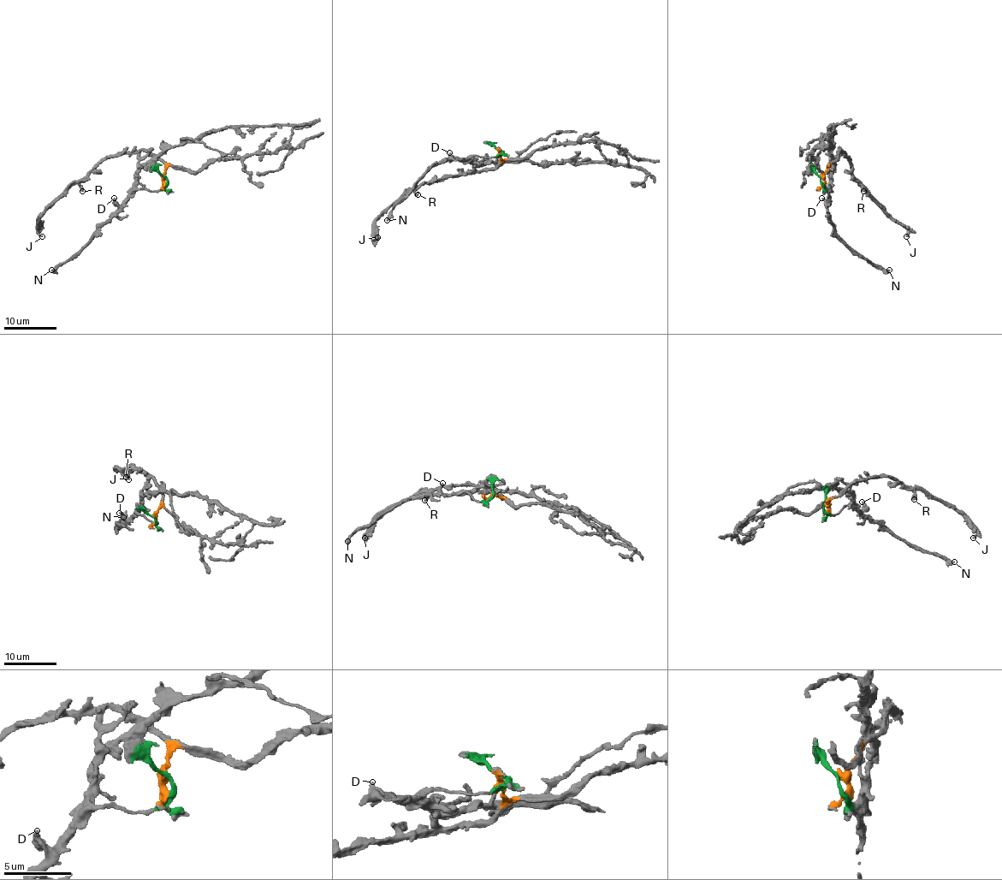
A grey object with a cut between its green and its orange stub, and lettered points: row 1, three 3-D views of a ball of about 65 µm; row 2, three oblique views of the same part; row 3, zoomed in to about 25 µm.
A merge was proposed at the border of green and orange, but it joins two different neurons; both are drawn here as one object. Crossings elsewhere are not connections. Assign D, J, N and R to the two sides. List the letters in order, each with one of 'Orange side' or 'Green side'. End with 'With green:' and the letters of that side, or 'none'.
D: Green side
J: Orange side
N: Green side
R: Orange side
With green: D, N

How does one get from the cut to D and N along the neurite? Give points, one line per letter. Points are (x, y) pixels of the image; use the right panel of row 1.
D: (819, 176), (828, 193), (827, 205), (821, 198)
N: (819, 176), (828, 193), (828, 222), (851, 249), (879, 269), (890, 270)

